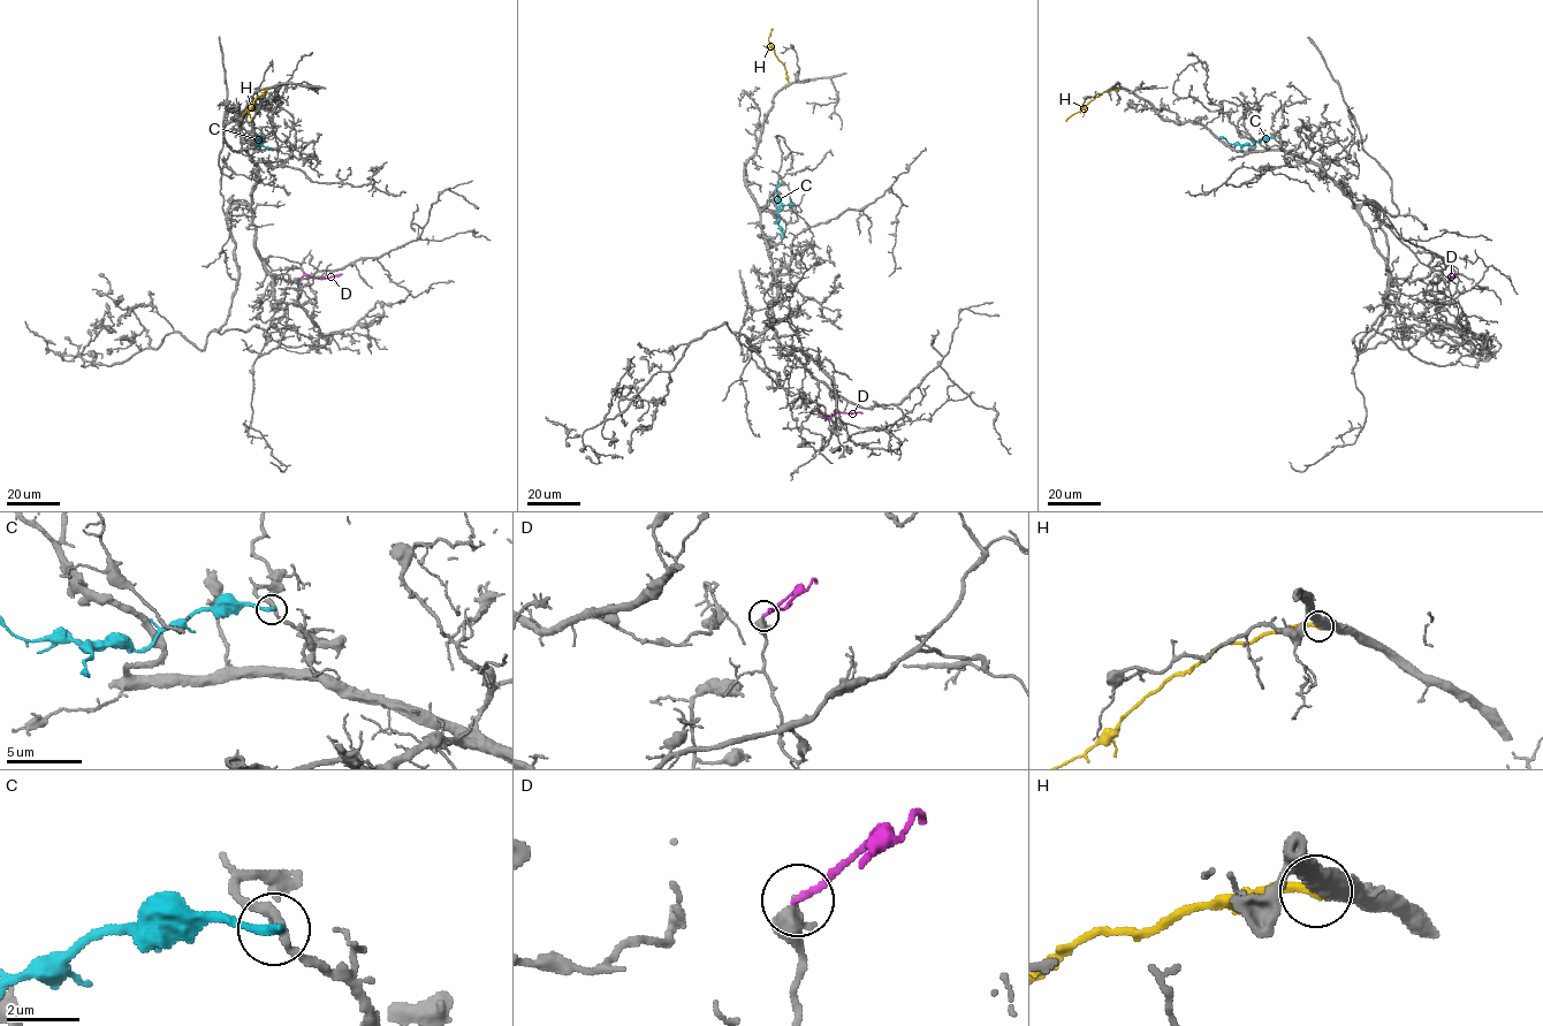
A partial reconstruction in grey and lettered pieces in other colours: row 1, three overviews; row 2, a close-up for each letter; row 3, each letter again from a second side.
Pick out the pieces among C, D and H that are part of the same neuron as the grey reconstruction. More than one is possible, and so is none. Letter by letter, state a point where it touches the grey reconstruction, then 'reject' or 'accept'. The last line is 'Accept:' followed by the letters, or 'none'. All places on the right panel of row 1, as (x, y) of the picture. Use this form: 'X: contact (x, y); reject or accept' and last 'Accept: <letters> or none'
C: contact (1274, 138); reject
D: contact (1449, 280); reject
H: contact (1120, 89); reject
Accept: none

